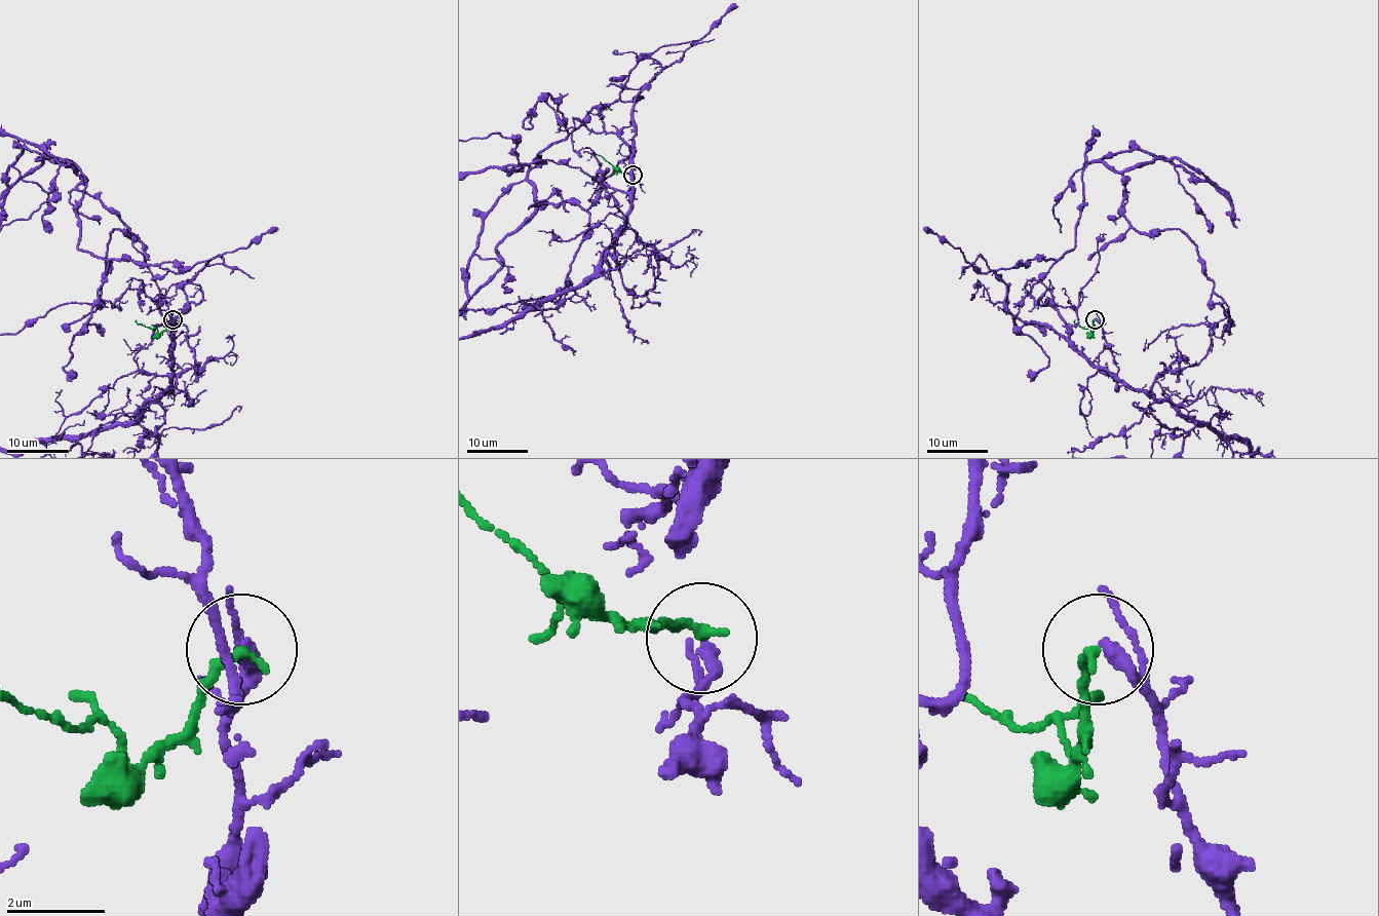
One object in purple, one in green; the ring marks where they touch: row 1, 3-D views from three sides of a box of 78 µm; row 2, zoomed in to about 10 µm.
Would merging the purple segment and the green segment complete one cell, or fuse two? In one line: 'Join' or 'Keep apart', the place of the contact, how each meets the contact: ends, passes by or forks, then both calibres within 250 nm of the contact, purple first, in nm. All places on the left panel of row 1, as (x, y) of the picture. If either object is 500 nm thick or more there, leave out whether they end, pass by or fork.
Join. Place: (173, 319). At the ring purple ends. At the ring green ends. Thickness 280 nm (purple) against 240 nm

